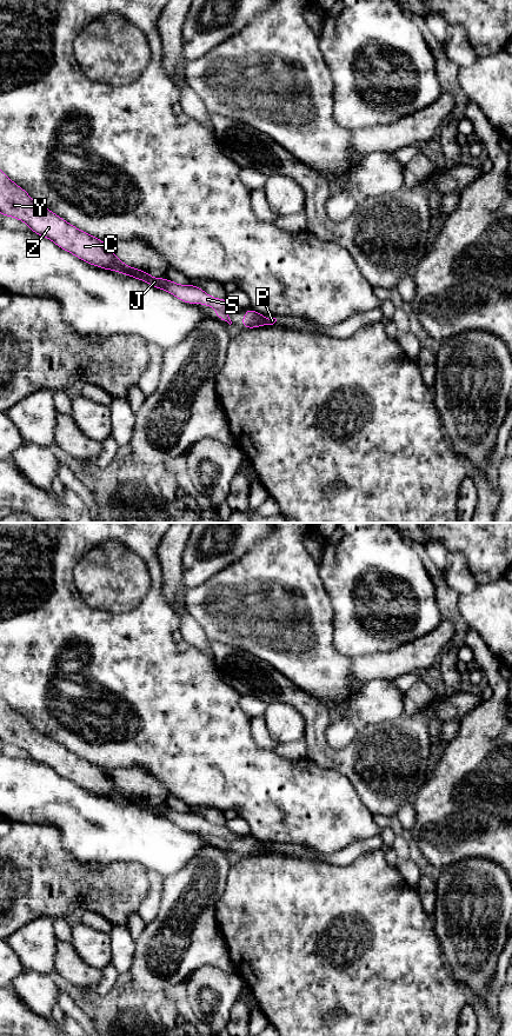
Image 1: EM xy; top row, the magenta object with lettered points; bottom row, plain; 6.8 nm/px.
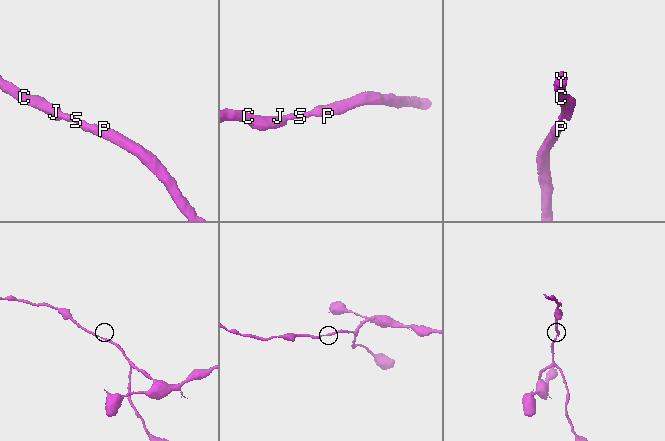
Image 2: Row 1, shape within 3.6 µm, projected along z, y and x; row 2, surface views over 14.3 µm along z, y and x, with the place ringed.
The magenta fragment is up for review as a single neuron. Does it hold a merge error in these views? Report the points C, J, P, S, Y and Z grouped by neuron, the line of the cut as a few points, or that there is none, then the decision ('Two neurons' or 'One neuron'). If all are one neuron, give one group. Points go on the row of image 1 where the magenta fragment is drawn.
Groups: C J P S Y Z. No split. One neuron

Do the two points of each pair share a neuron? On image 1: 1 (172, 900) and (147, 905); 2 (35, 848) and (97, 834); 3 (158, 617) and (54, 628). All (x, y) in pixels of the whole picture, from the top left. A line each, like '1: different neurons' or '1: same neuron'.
1: different neurons
2: different neurons
3: same neuron

